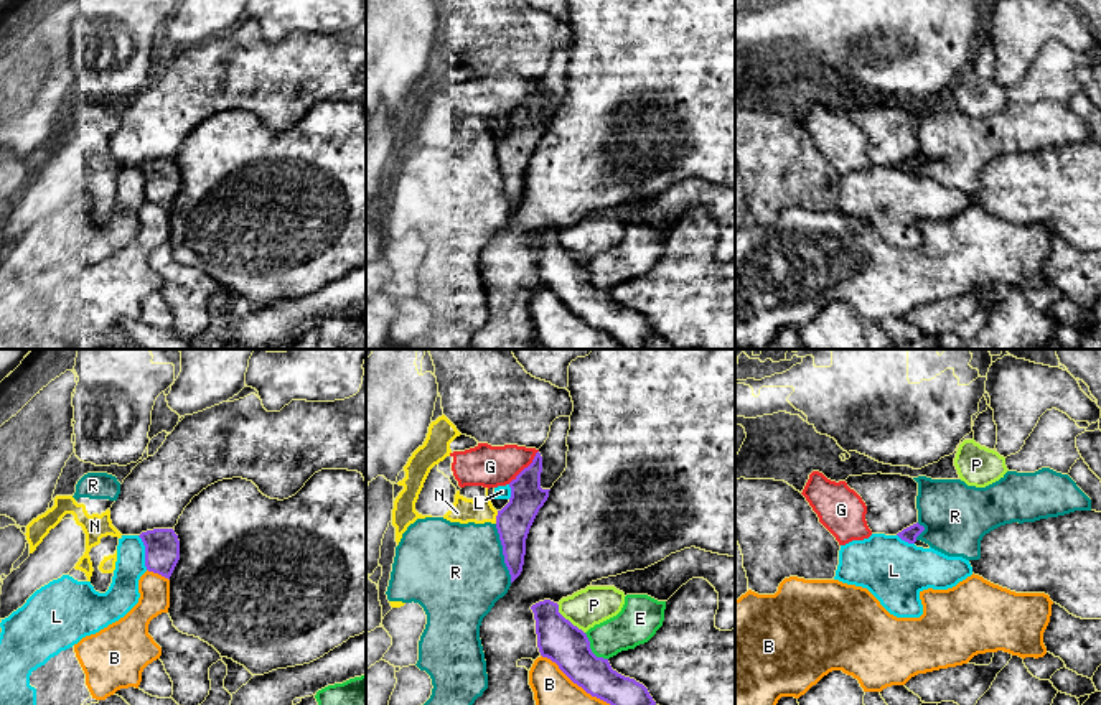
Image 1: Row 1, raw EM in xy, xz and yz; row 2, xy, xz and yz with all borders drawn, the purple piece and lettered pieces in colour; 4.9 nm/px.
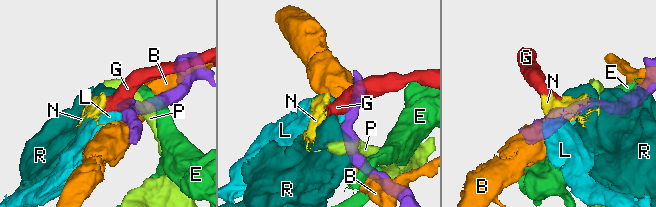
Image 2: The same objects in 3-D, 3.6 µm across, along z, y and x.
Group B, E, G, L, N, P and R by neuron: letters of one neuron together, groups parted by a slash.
B / E / G / L / N R / P

